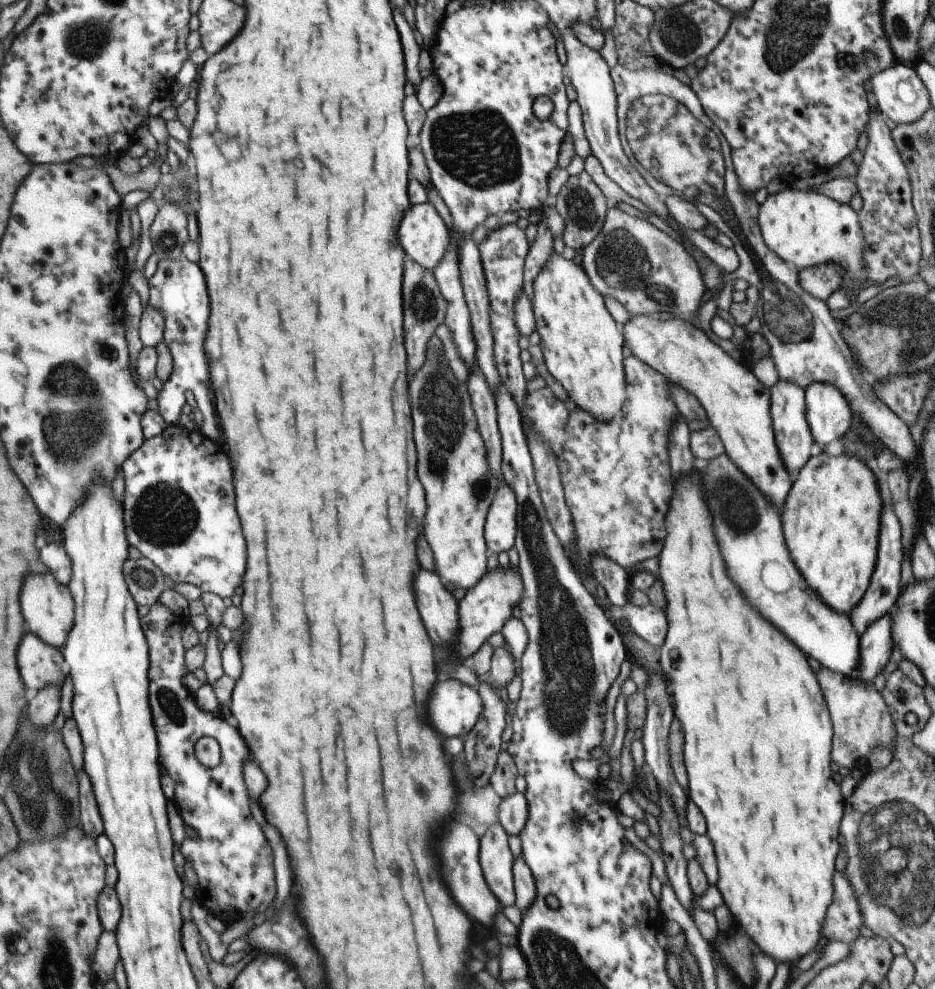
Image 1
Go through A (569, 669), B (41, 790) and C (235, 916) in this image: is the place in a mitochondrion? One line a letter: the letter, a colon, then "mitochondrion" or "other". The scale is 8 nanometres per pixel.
A: mitochondrion
B: mitochondrion
C: other

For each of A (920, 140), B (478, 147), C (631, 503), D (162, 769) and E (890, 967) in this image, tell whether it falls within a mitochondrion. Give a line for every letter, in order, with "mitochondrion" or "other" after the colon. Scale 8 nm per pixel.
A: mitochondrion
B: mitochondrion
C: mitochondrion
D: other
E: other

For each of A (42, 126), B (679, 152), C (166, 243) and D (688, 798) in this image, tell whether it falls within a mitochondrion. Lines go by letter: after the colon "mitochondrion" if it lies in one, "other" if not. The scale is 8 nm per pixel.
A: other
B: mitochondrion
C: mitochondrion
D: other

